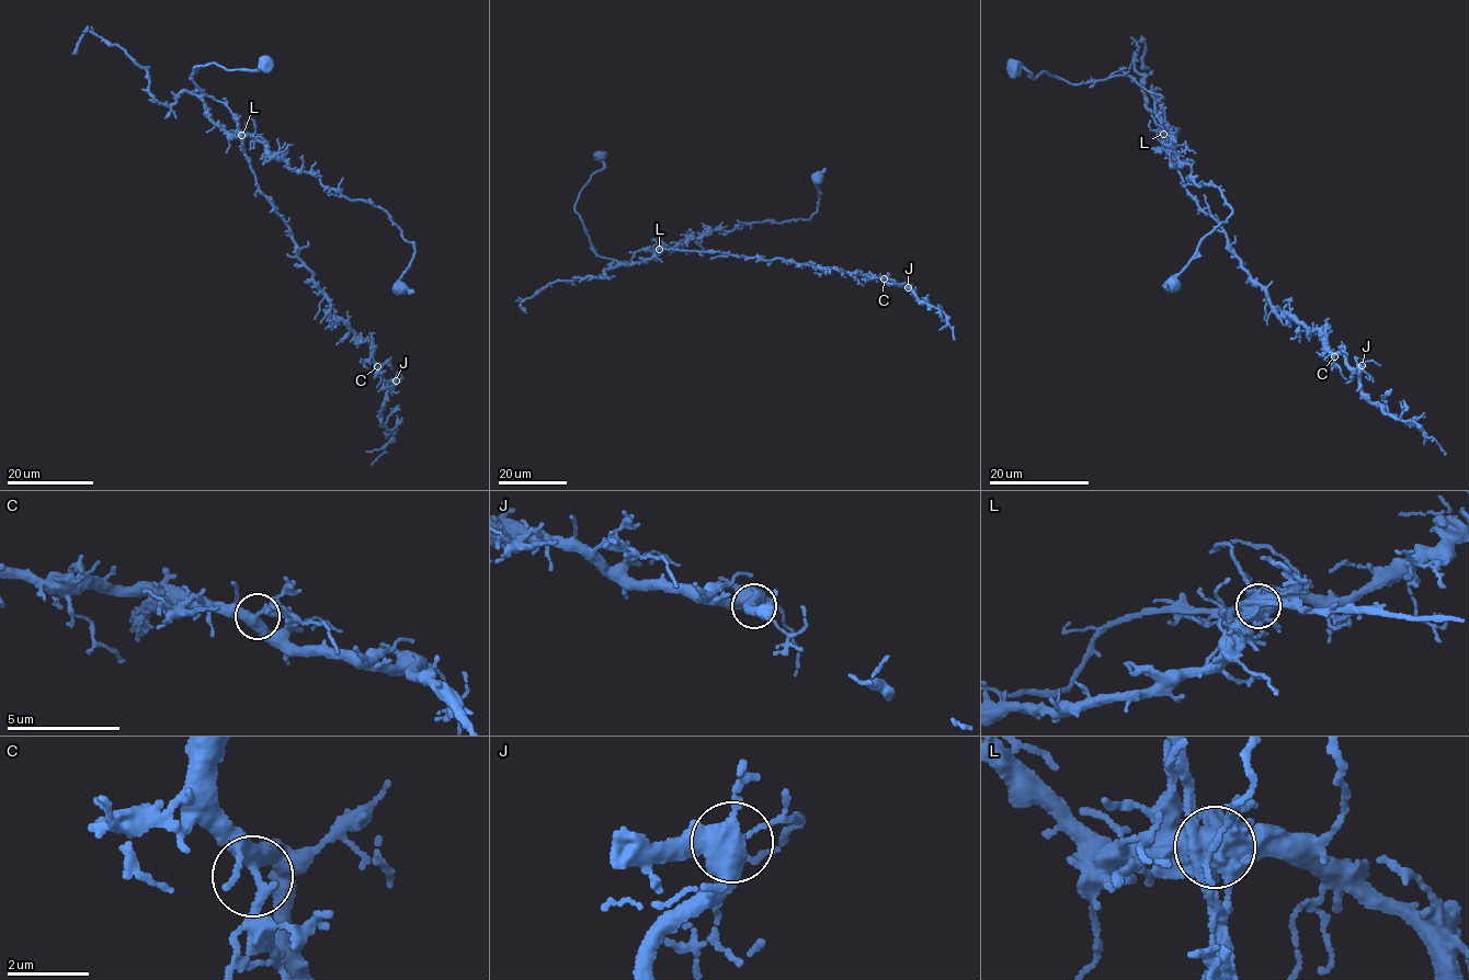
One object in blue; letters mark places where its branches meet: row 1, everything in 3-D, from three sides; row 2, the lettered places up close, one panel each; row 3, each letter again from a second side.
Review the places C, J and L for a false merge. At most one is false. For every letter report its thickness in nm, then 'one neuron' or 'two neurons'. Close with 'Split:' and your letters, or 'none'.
C: calibre 360 nm; one neuron
J: calibre 400 nm; one neuron
L: calibre 650 nm; two neurons
Split: L

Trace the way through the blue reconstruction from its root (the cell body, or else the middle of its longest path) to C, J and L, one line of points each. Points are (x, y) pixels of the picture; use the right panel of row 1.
C: (1172, 284), (1231, 209), (1174, 164), (1163, 133), (1183, 184), (1274, 312), (1317, 329), (1334, 356)
J: (1172, 284), (1231, 209), (1174, 164), (1163, 133), (1183, 184), (1274, 312), (1362, 365)
L: (1172, 284), (1231, 209), (1219, 189), (1189, 181), (1189, 164), (1174, 164), (1173, 137), (1163, 134)

